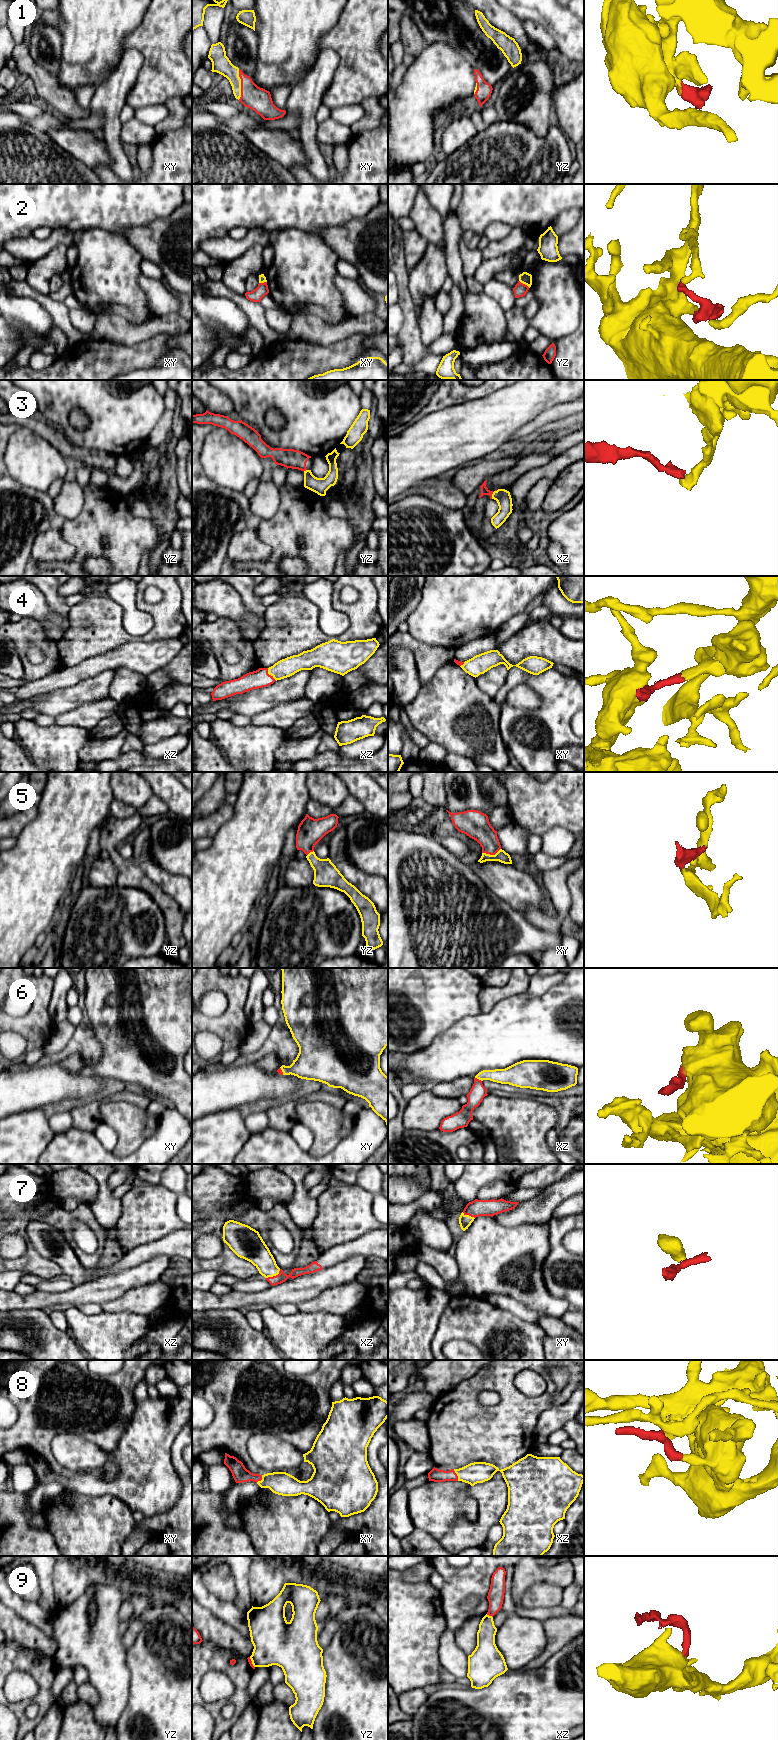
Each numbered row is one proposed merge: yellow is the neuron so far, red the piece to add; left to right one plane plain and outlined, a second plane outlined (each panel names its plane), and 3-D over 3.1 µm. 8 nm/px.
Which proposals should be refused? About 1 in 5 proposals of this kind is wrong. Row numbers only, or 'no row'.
2, 3, 9

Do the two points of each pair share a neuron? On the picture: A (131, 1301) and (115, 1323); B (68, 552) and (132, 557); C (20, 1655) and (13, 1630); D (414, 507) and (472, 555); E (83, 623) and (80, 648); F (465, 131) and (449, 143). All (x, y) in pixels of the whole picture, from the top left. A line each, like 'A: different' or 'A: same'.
A: different
B: different
C: different
D: same
E: same
F: same

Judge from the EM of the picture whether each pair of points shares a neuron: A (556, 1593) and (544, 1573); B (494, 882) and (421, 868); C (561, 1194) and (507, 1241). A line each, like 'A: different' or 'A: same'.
A: different
B: different
C: different

